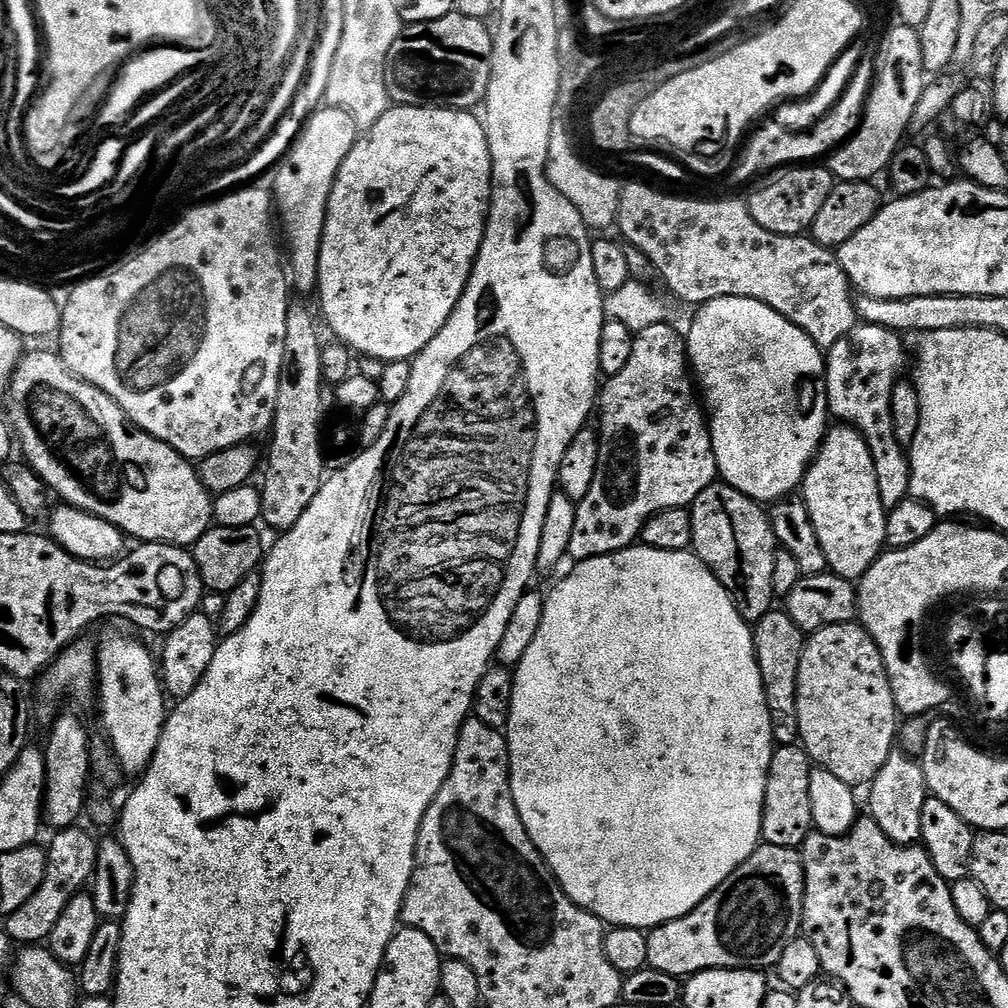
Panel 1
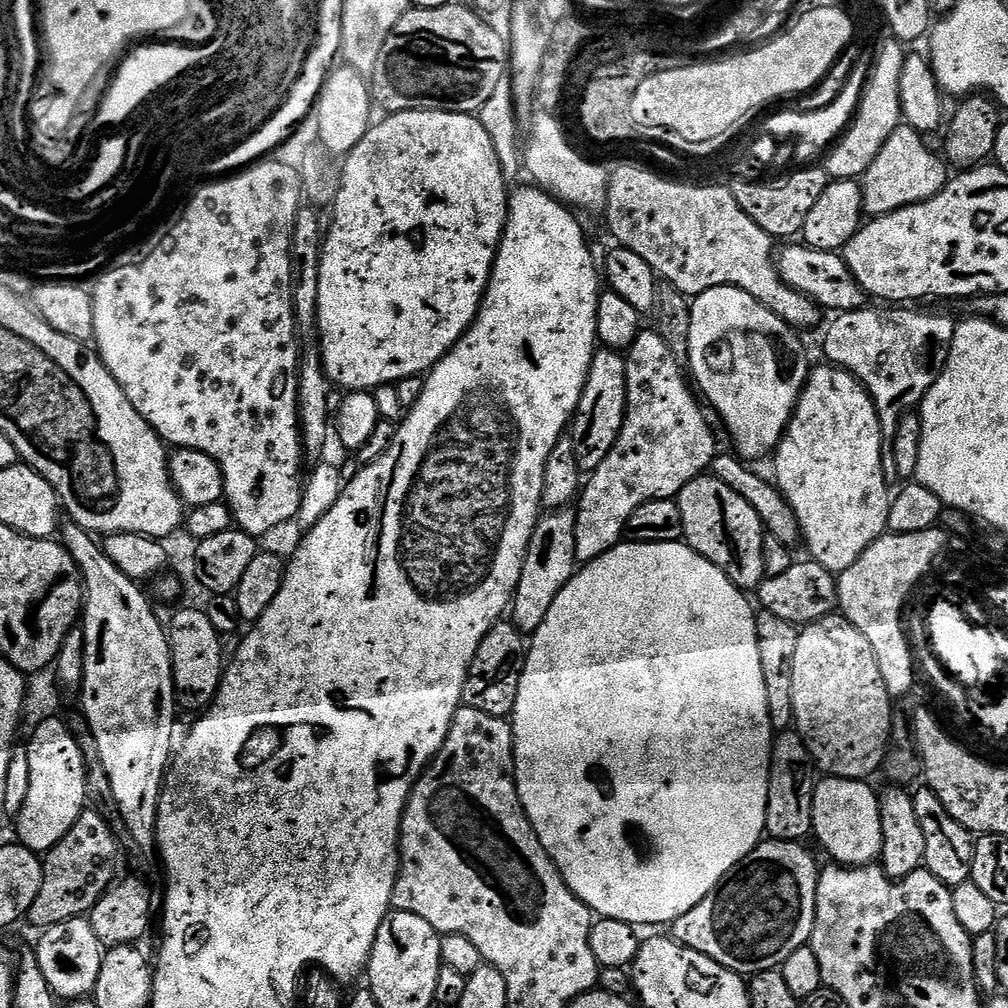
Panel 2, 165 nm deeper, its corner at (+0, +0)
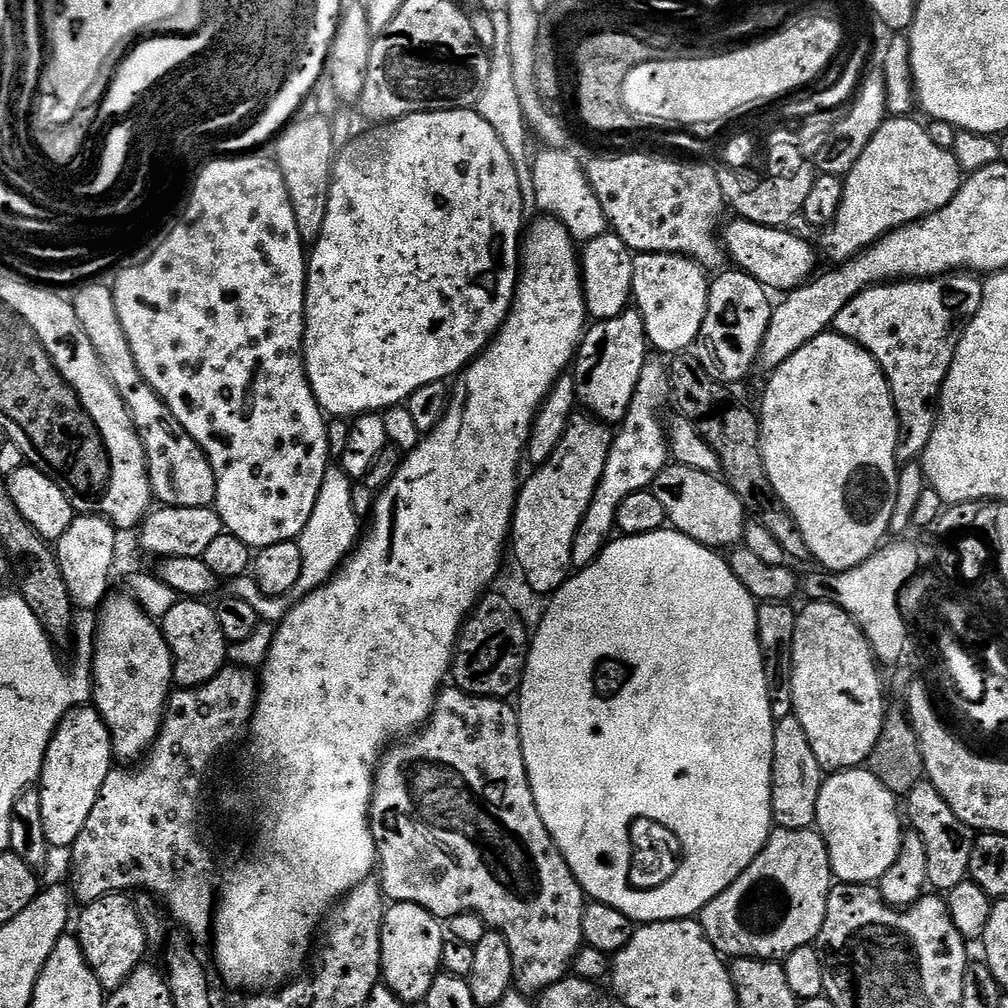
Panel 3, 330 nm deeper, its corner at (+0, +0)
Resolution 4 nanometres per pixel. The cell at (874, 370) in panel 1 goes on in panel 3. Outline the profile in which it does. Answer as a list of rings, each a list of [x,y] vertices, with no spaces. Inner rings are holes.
[[[967,271],[933,276],[927,280],[897,280],[862,290],[862,294],[846,302],[846,306],[838,310],[838,318],[834,318],[831,325],[834,331],[863,346],[875,358],[878,366],[882,366],[882,374],[886,374],[900,423],[896,463],[901,466],[919,461],[930,442],[930,434],[934,434],[936,409],[950,362],[954,362],[956,347],[965,326],[972,321],[974,314],[978,314],[978,306],[982,306],[983,293],[983,283]]]

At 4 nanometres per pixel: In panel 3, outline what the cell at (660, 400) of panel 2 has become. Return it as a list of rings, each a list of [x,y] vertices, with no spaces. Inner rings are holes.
[[[645,362],[642,366],[630,410],[615,429],[610,454],[606,458],[606,470],[602,470],[602,478],[590,502],[590,510],[586,510],[574,538],[573,569],[588,568],[599,558],[600,551],[613,539],[618,506],[622,506],[623,500],[630,498],[630,494],[651,489],[658,474],[662,474],[662,470],[670,463],[666,424],[665,421],[660,421],[660,411],[663,410],[664,403],[669,403],[670,400],[668,370],[663,363],[652,363]]]

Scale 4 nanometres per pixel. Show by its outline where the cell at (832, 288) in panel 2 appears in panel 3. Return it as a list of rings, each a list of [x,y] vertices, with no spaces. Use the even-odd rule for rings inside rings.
[[[739,218],[729,219],[722,228],[722,243],[727,259],[732,260],[737,269],[752,276],[759,284],[763,284],[769,290],[777,288],[780,294],[787,294],[794,288],[800,288],[807,284],[809,280],[813,279],[816,268],[816,256],[818,260],[818,252],[815,247],[812,248],[800,236],[795,236],[794,233],[788,232],[787,227],[771,228],[770,226],[762,226],[758,222],[750,222],[749,220],[741,220]]]

